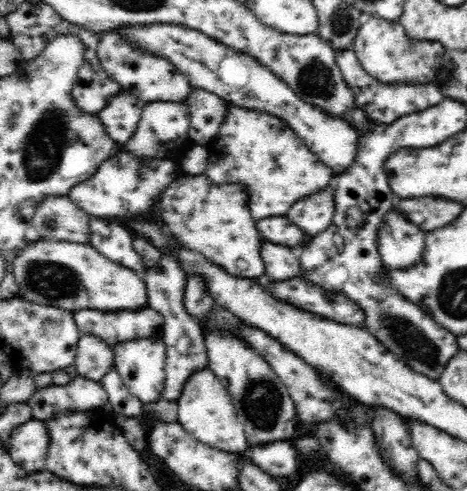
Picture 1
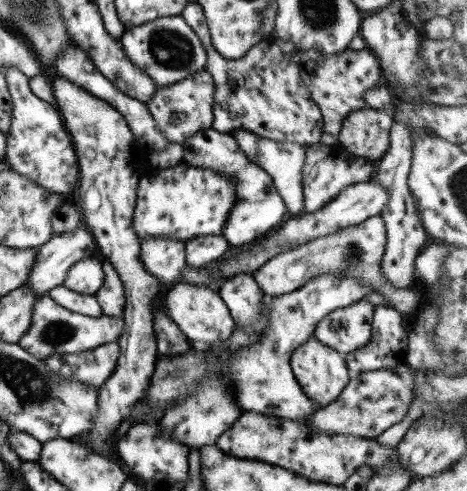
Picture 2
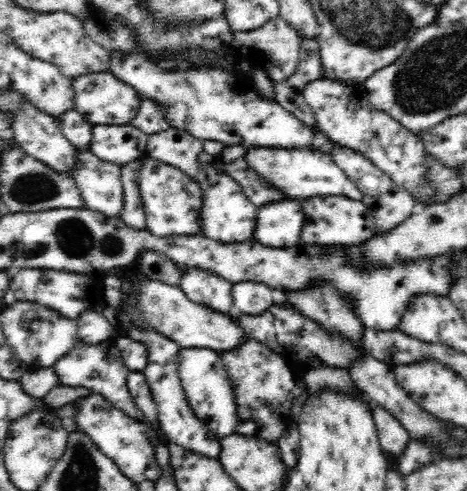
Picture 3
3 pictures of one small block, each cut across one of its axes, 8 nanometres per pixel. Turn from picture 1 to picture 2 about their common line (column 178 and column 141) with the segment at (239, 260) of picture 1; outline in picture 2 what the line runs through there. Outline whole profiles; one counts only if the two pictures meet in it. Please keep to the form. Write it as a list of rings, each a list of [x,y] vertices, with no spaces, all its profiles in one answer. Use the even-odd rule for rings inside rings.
[[[184,163],[167,169],[152,169],[139,177],[136,208],[132,219],[133,228],[140,242],[146,237],[160,237],[172,238],[185,244],[194,237],[224,236],[222,230],[226,226],[226,219],[230,218],[230,211],[235,202],[235,178],[228,178],[221,172],[187,166]]]

